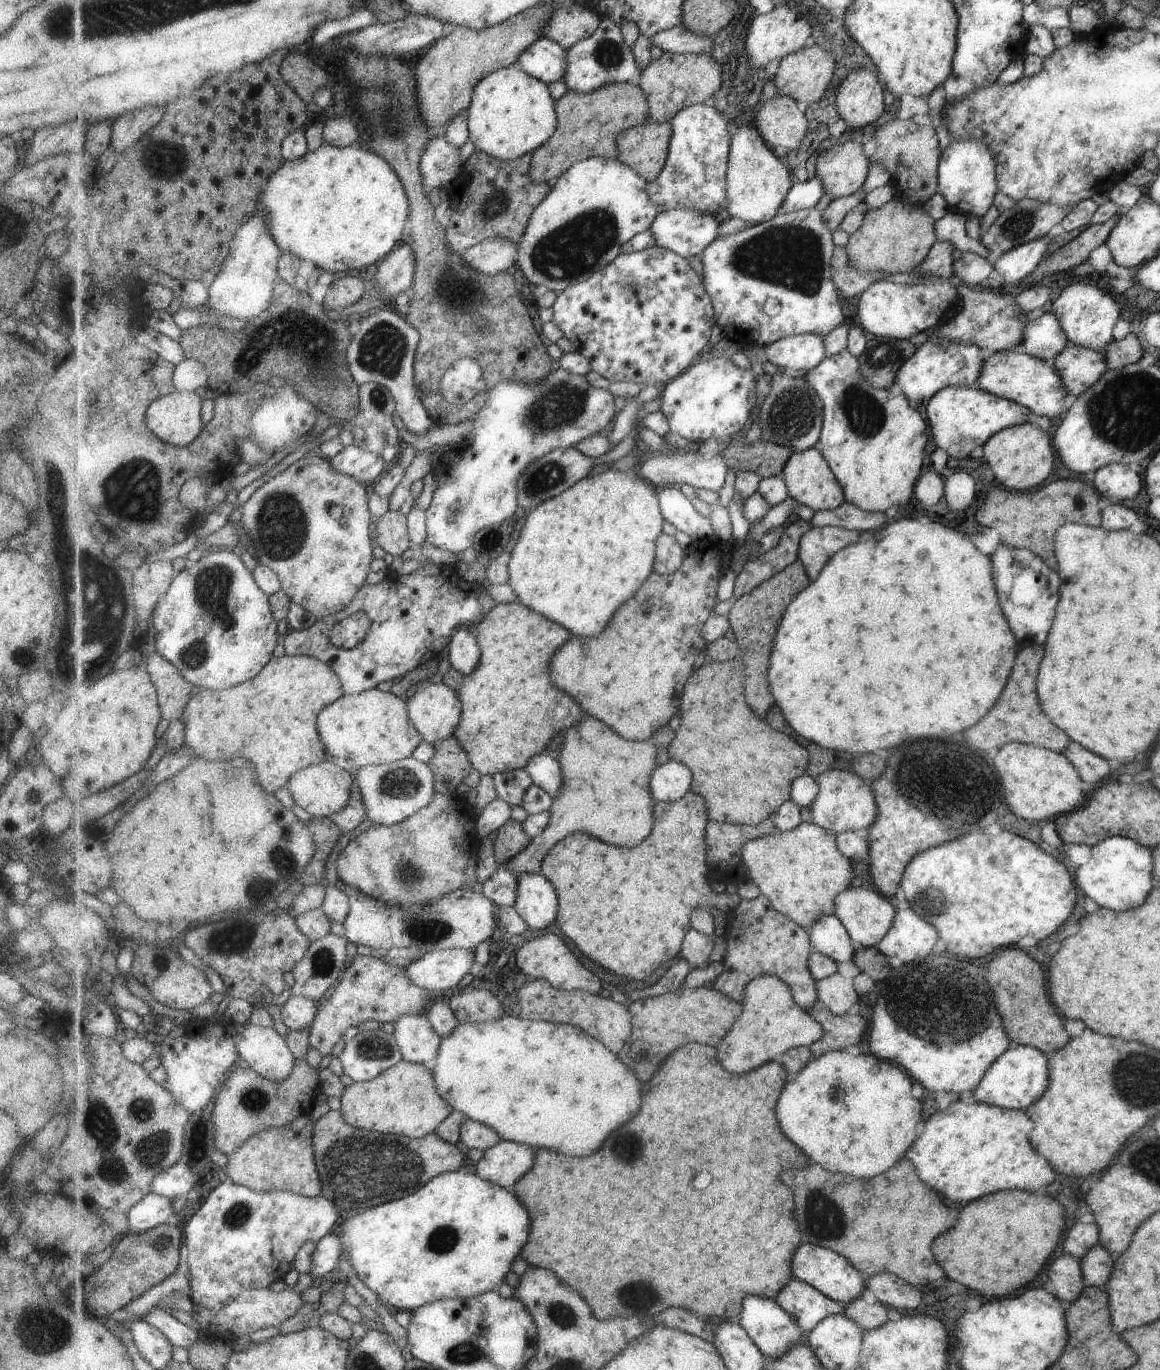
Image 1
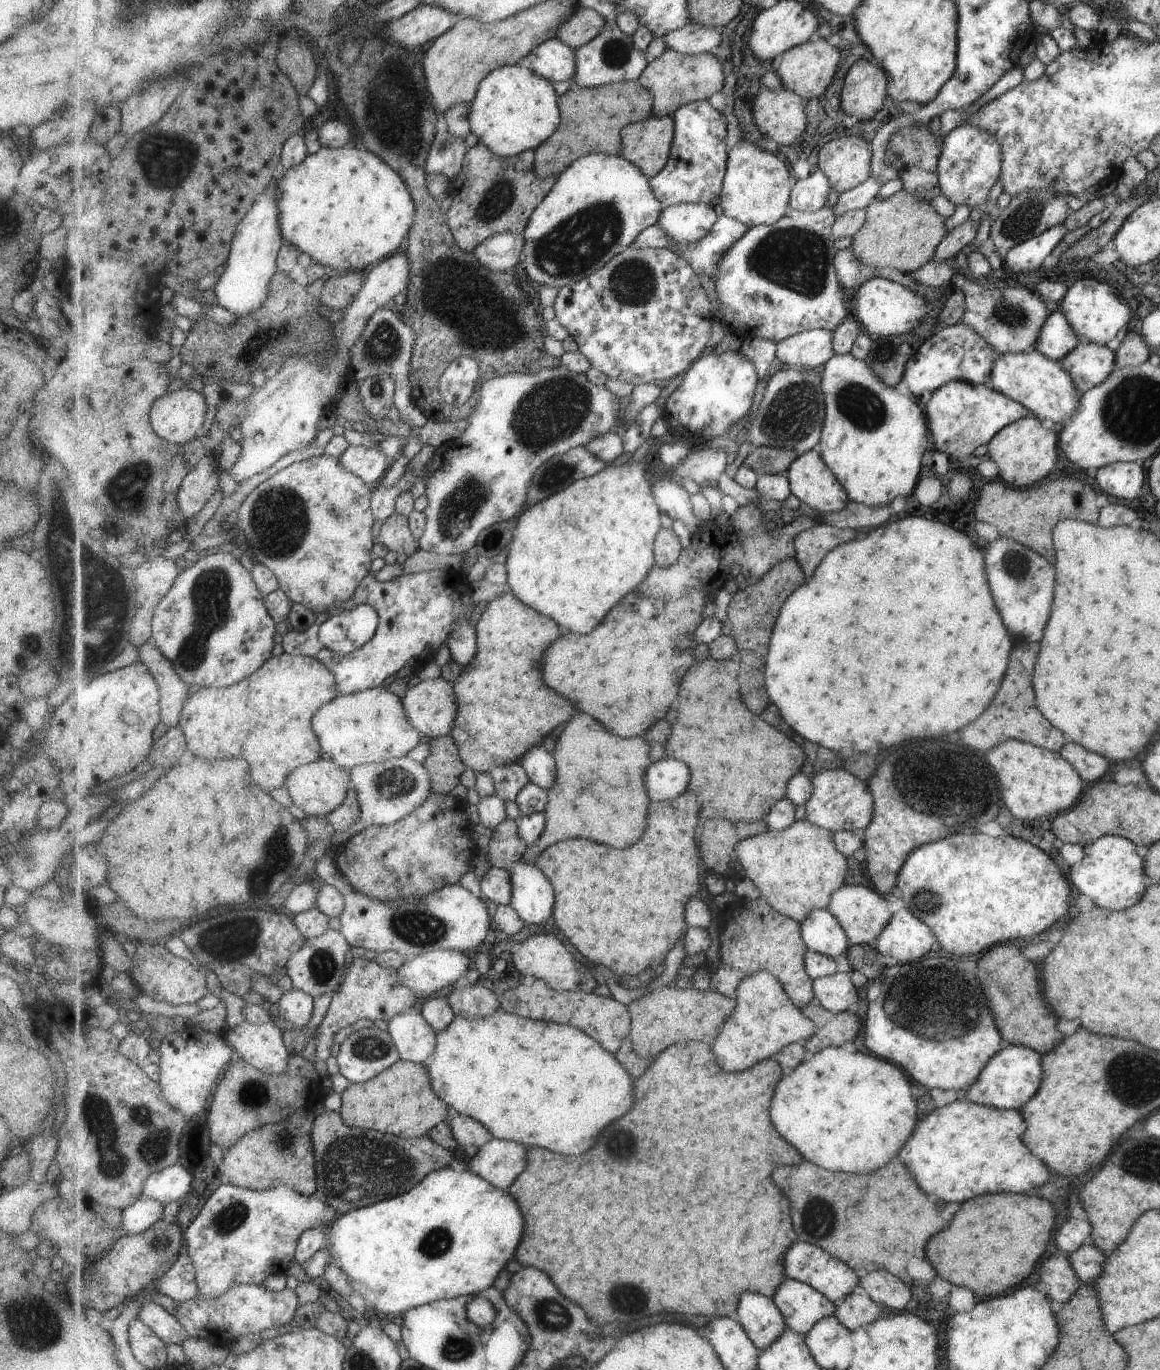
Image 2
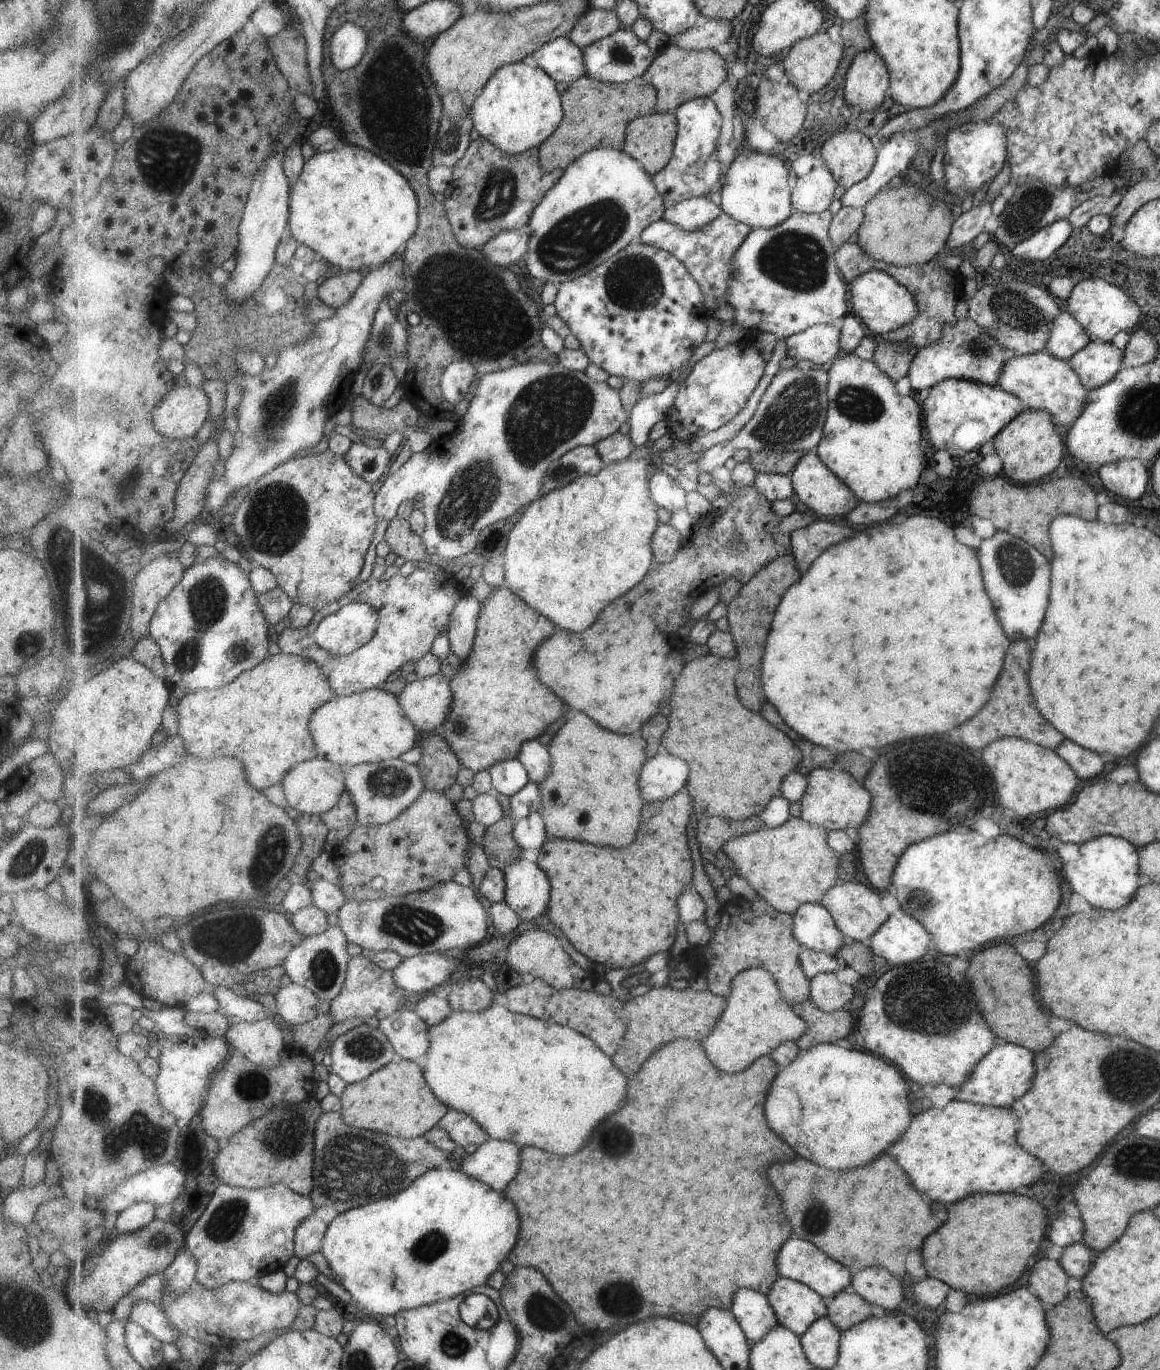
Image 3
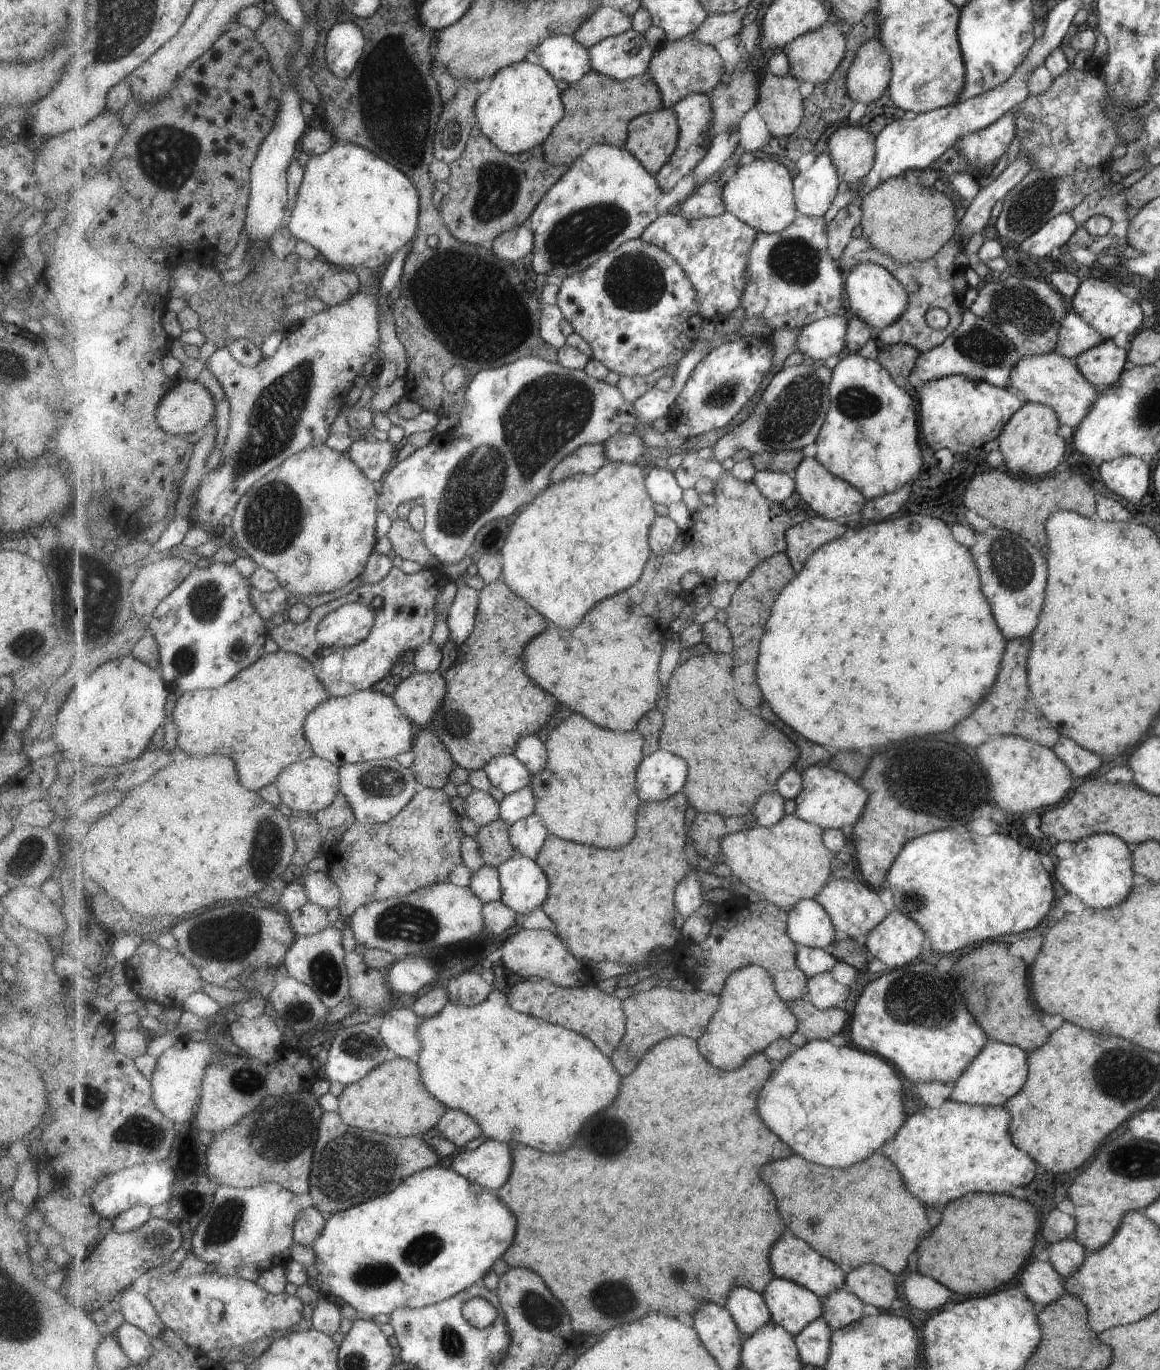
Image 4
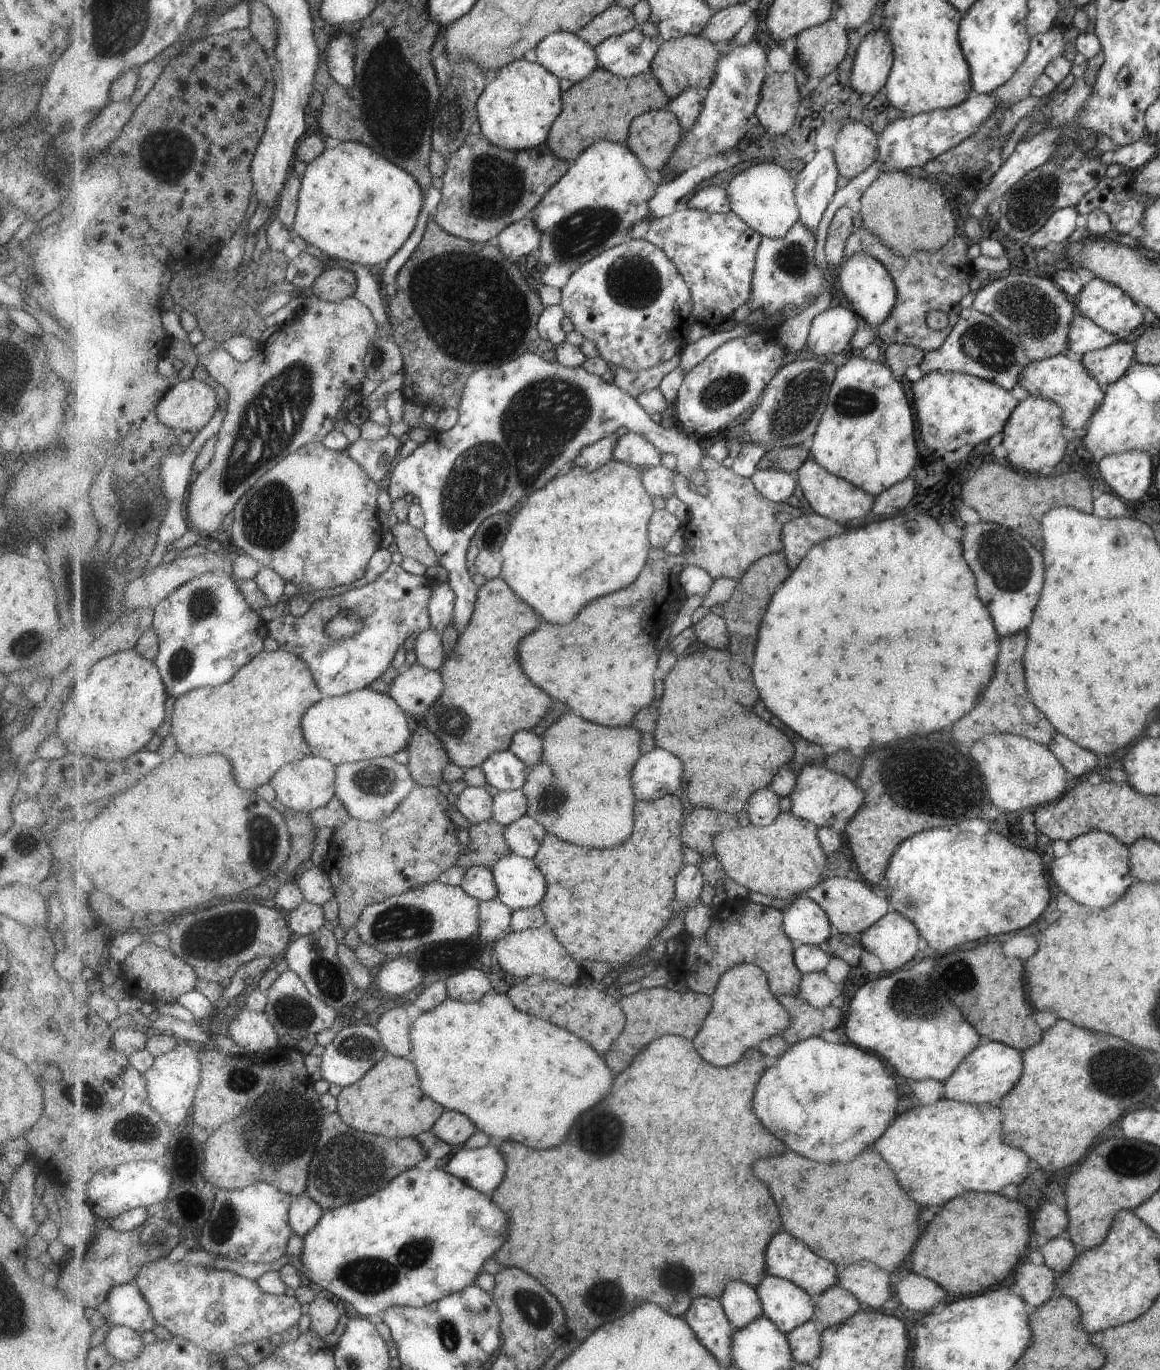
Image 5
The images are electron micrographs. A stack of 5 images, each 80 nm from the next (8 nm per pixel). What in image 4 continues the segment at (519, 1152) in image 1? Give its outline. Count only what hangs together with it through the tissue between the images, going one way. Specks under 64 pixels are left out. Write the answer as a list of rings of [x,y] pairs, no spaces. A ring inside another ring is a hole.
[[[488,1139],[476,1149],[458,1154],[451,1168],[497,1193],[511,1176],[512,1148],[511,1143]]]

